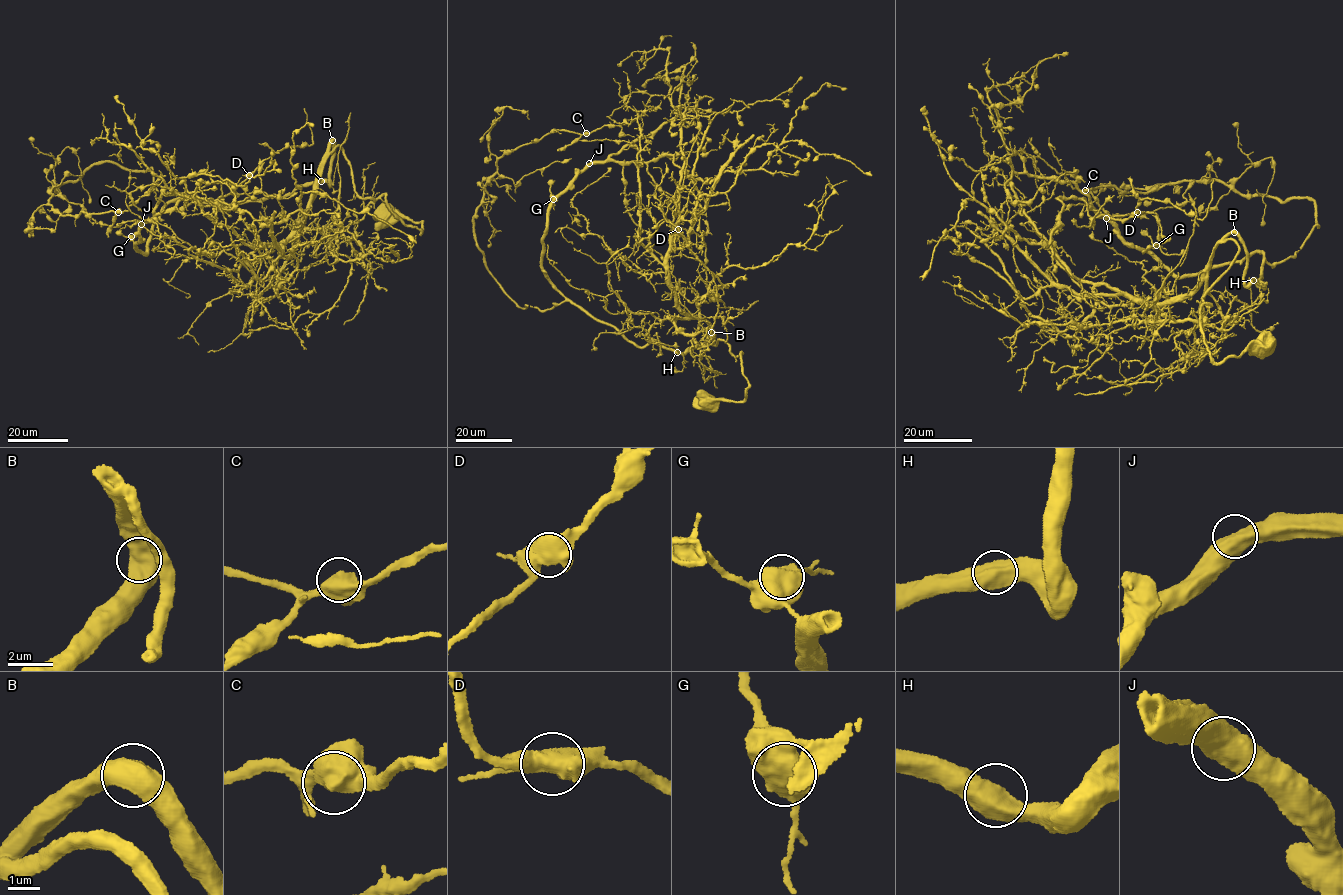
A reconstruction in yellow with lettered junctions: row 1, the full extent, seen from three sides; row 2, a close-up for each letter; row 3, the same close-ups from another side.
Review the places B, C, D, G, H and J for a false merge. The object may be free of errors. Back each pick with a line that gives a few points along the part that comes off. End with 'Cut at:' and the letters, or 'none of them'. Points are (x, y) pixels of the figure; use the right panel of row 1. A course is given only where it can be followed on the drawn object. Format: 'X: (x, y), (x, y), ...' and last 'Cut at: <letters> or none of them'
Cut at: none of them

